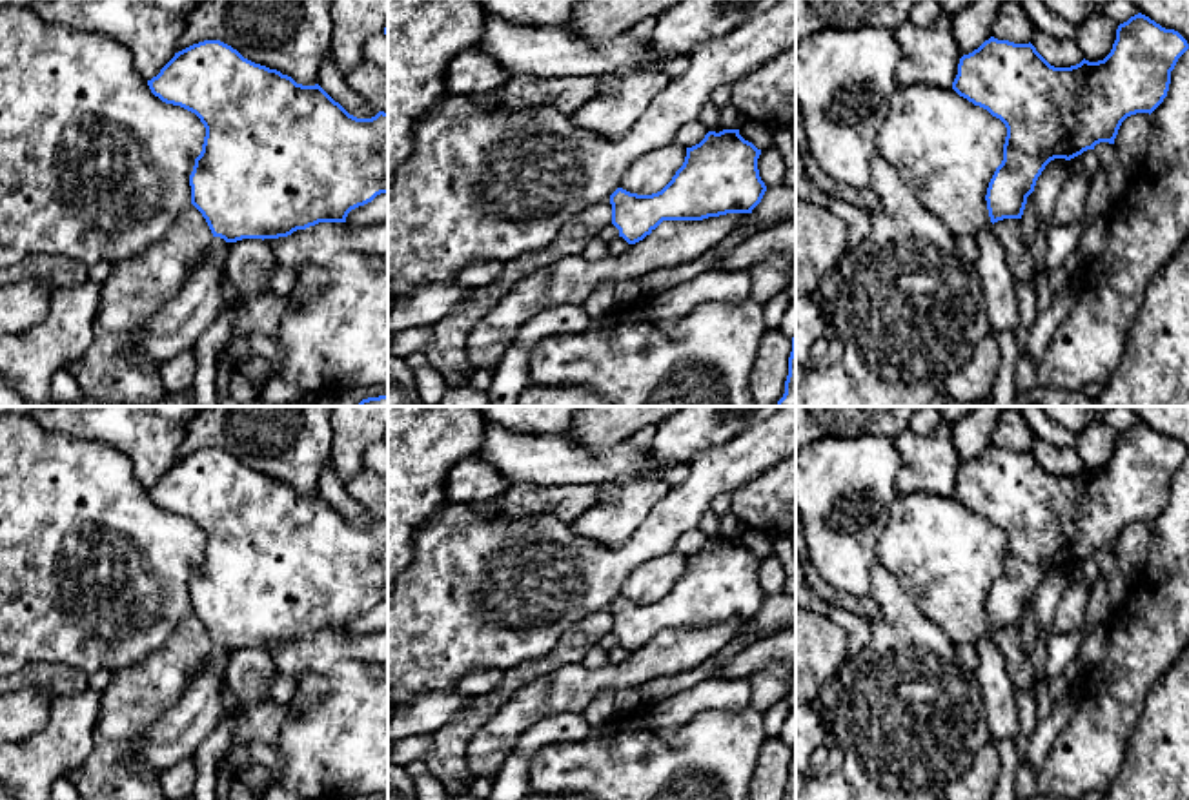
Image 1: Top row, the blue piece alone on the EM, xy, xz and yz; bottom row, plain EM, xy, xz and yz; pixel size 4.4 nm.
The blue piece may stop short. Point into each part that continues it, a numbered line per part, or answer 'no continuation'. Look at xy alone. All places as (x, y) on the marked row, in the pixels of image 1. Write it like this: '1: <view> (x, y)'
no continuation

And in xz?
no continuation

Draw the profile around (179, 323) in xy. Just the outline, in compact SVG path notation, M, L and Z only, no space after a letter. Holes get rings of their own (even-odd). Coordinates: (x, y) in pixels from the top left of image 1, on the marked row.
M213 237L206 257L189 273L178 293L168 301L135 335L137 348L151 361L164 363L193 350L202 332L222 310L222 270L231 242Z

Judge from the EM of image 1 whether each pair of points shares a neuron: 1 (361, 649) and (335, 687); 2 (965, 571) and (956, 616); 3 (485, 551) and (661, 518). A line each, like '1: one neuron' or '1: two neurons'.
1: two neurons
2: one neuron
3: one neuron

